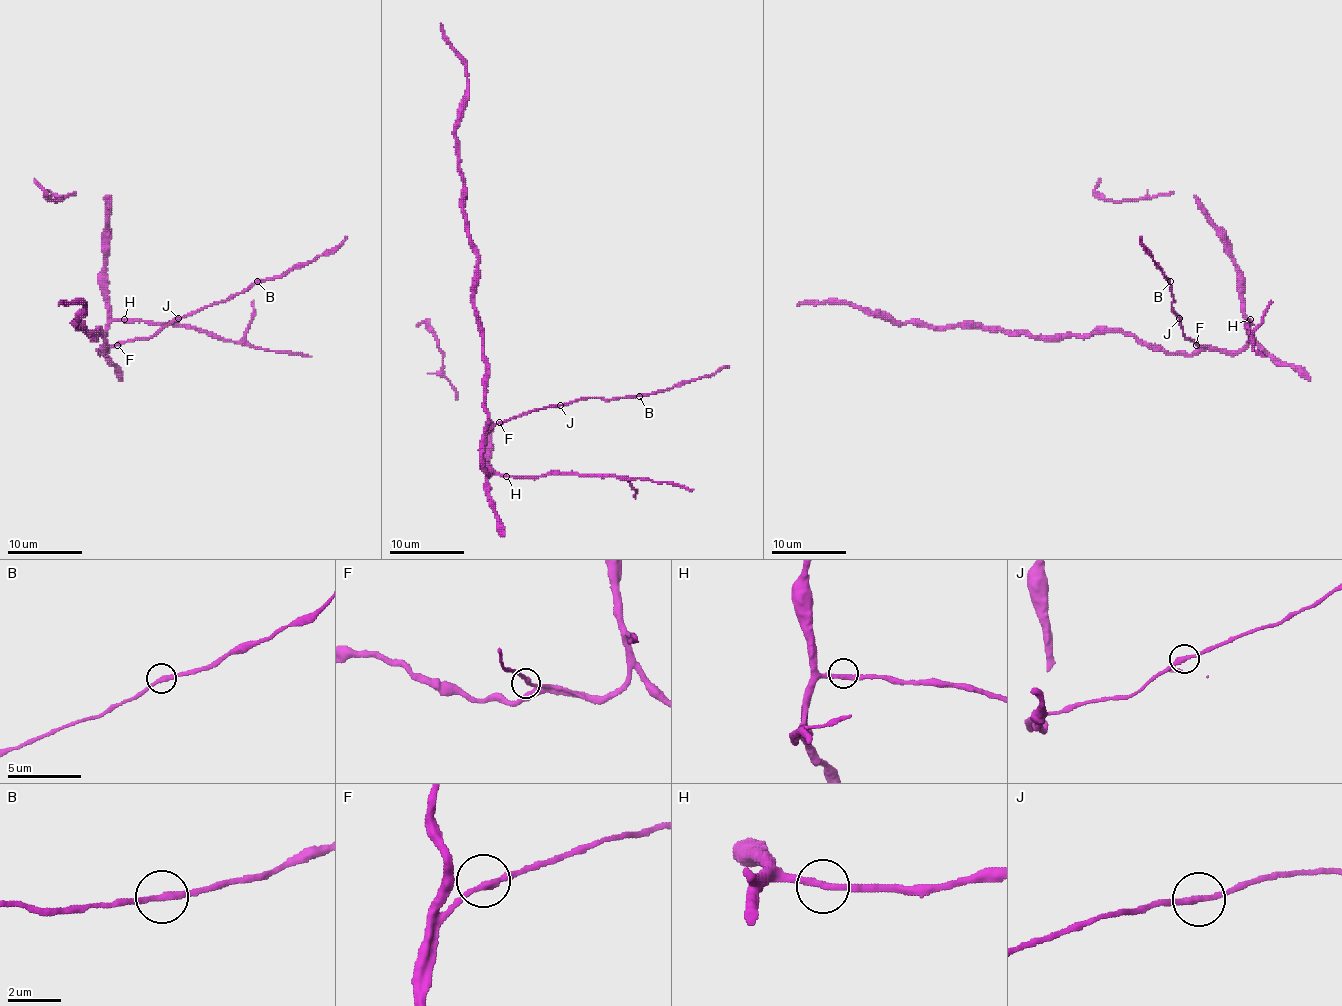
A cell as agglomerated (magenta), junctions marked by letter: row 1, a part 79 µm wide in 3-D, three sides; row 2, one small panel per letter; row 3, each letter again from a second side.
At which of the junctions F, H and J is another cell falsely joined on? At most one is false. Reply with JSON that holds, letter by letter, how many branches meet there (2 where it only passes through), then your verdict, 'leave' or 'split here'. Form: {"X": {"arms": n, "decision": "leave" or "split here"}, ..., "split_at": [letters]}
{"F": {"arms": 2, "decision": "leave"}, "H": {"arms": 2, "decision": "leave"}, "J": {"arms": 2, "decision": "leave"}, "split_at": []}

